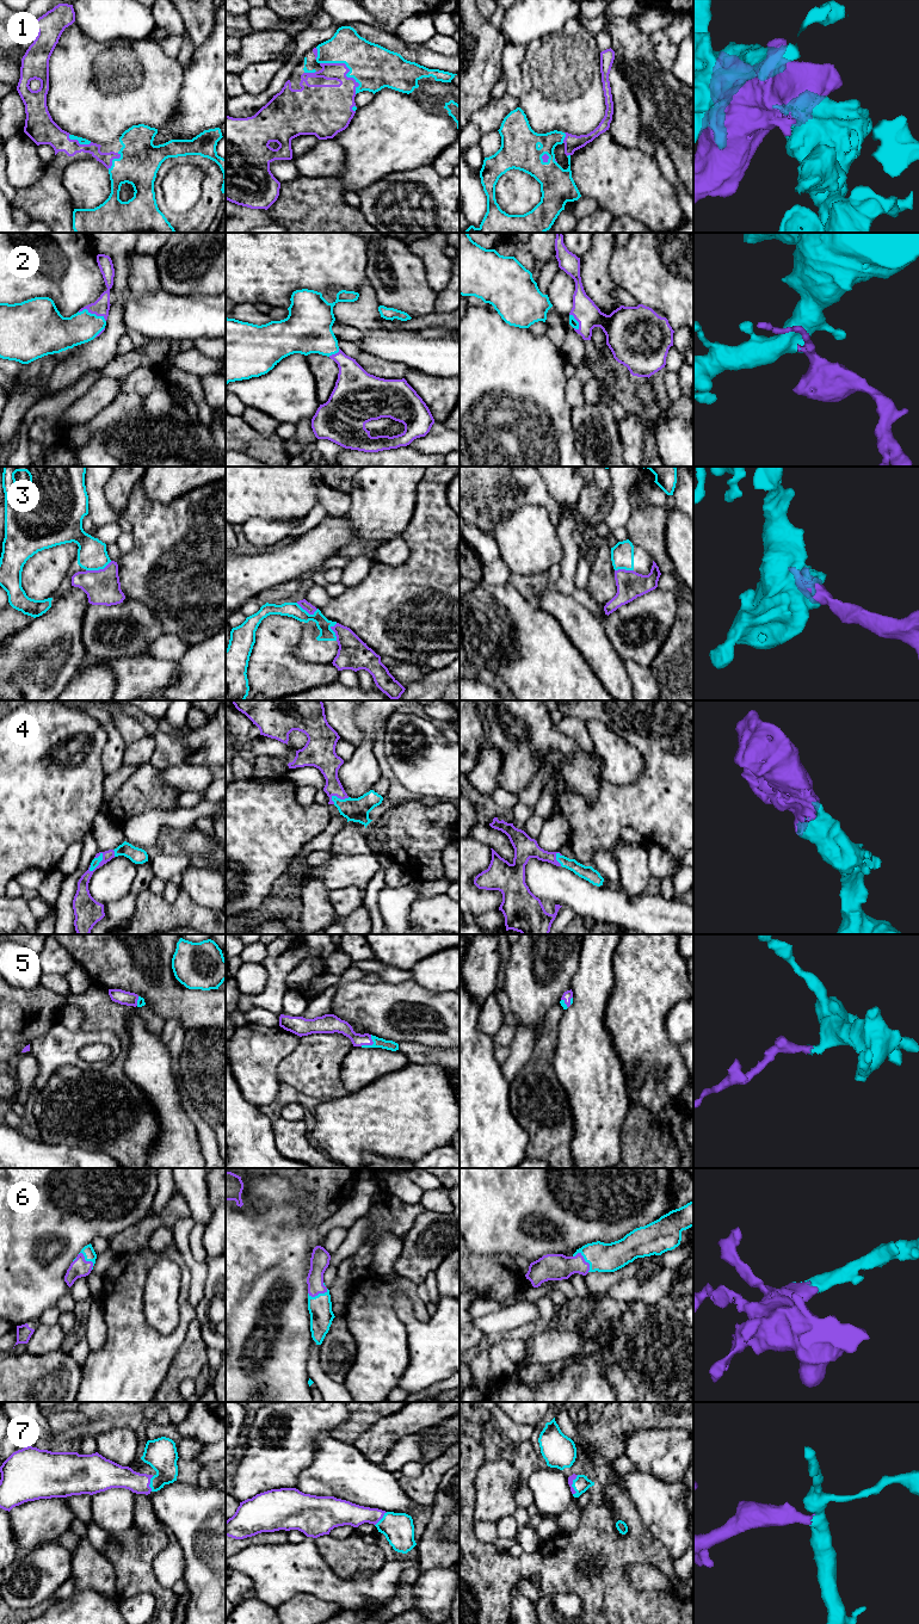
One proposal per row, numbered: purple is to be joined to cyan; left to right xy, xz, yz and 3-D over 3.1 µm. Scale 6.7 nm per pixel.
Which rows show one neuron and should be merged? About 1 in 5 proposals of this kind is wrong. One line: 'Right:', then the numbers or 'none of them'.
Right: 1, 2, 4, 5, 6, 7

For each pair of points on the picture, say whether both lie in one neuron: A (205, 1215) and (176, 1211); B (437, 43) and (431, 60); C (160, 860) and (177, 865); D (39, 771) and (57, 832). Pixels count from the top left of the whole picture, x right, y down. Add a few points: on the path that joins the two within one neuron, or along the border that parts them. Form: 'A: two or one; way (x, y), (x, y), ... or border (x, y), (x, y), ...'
A: two; border (177, 1191), (184, 1197), (190, 1215)
B: two; border (423, 45), (446, 56)
C: one; way (164, 864), (173, 865)
D: one; way (47, 786), (47, 816)

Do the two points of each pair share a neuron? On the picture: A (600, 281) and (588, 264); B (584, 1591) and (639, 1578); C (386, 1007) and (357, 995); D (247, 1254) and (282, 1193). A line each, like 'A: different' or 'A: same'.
A: same
B: different
C: same
D: same

